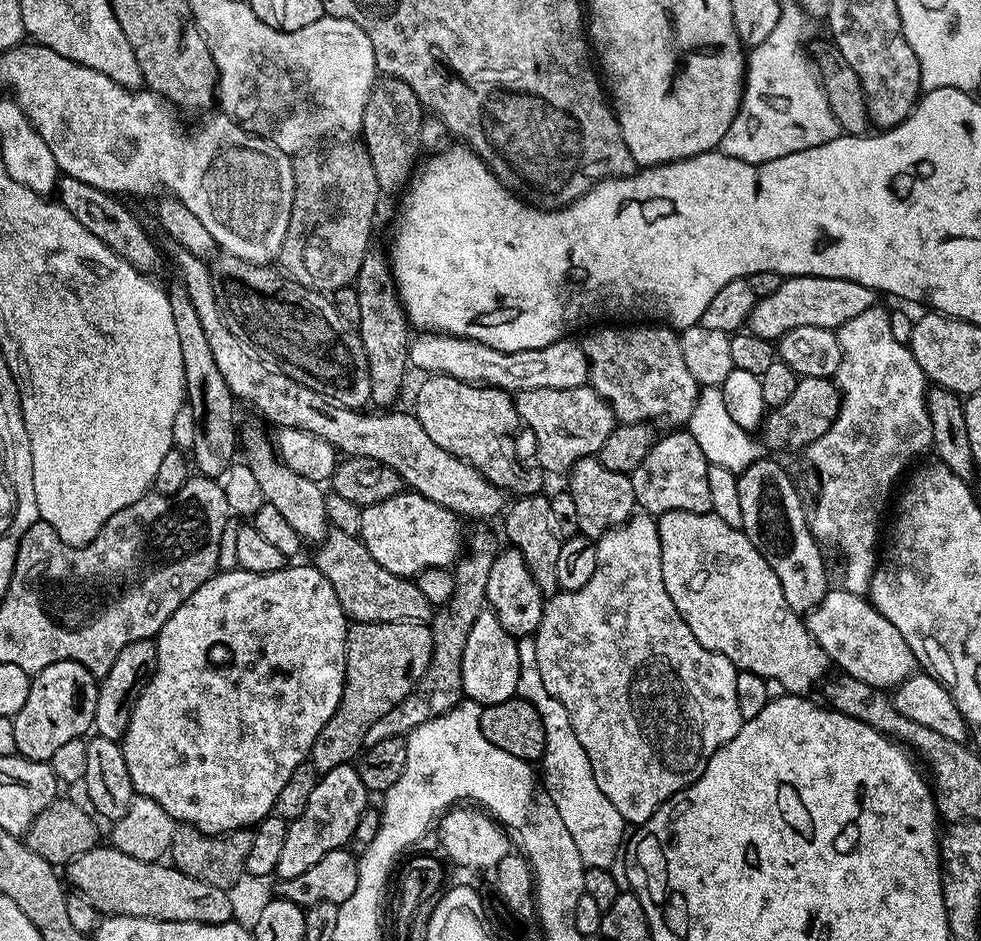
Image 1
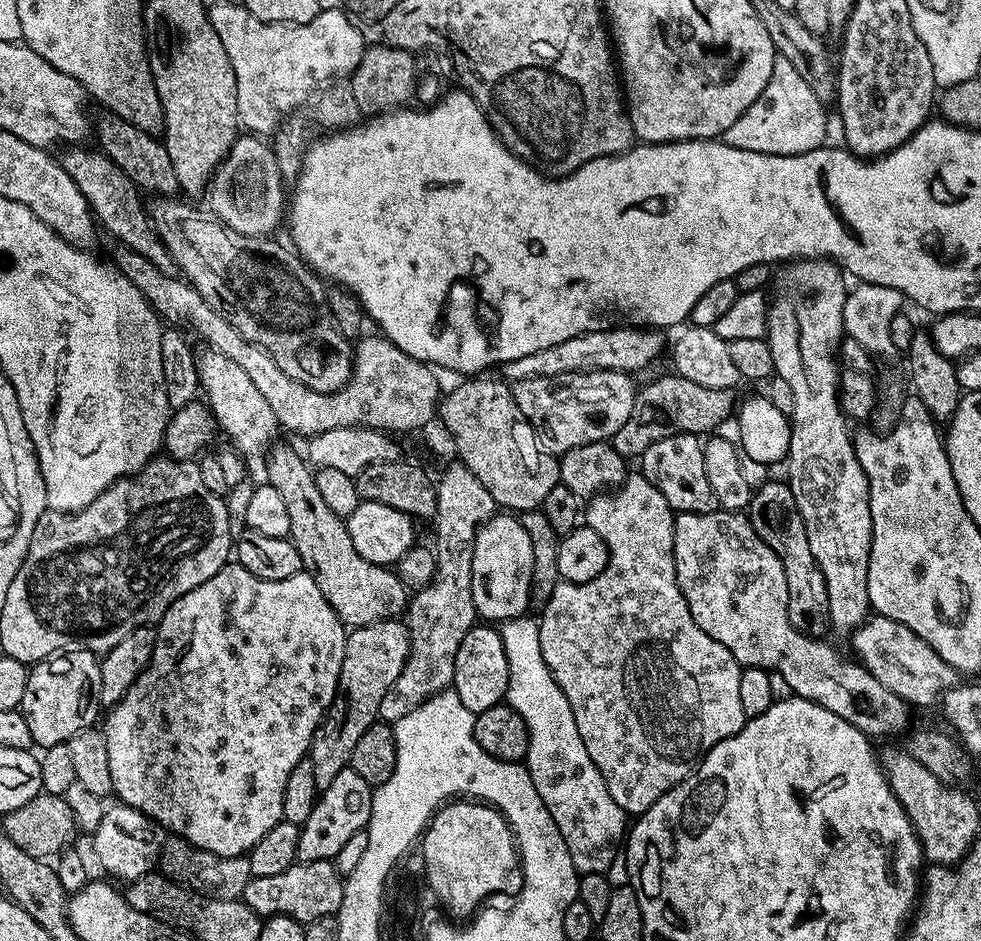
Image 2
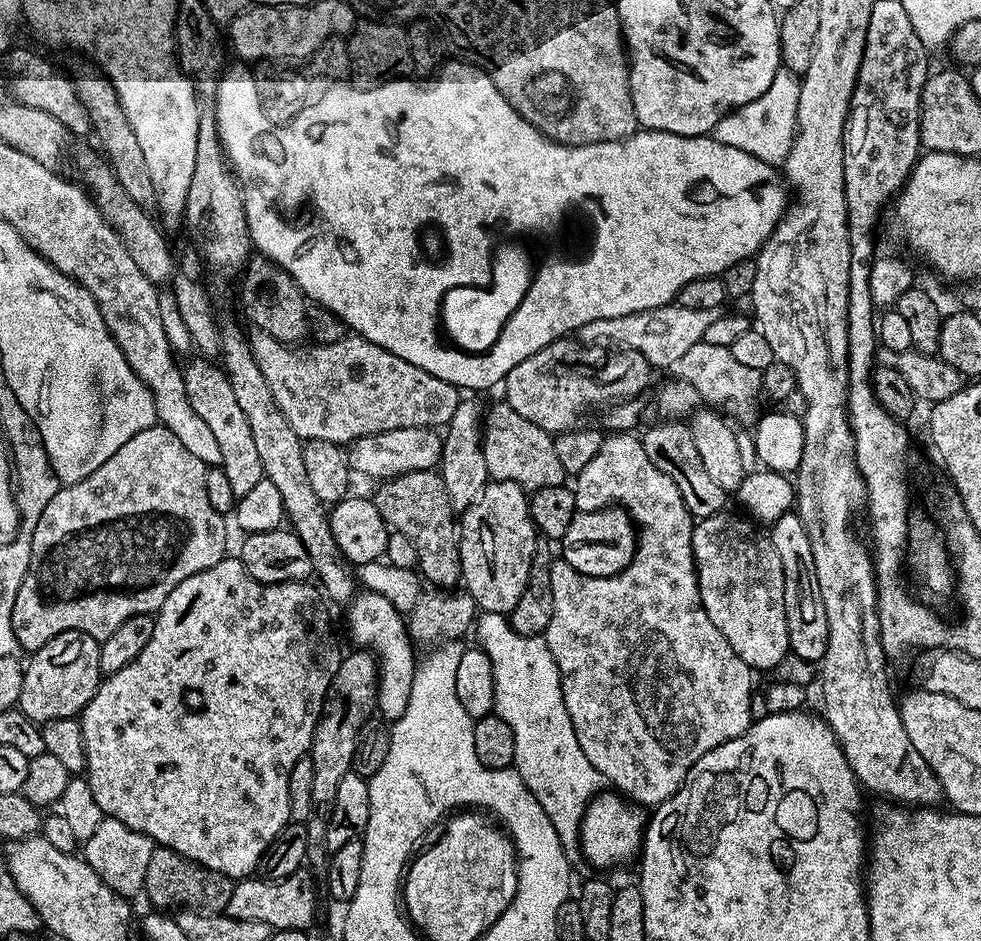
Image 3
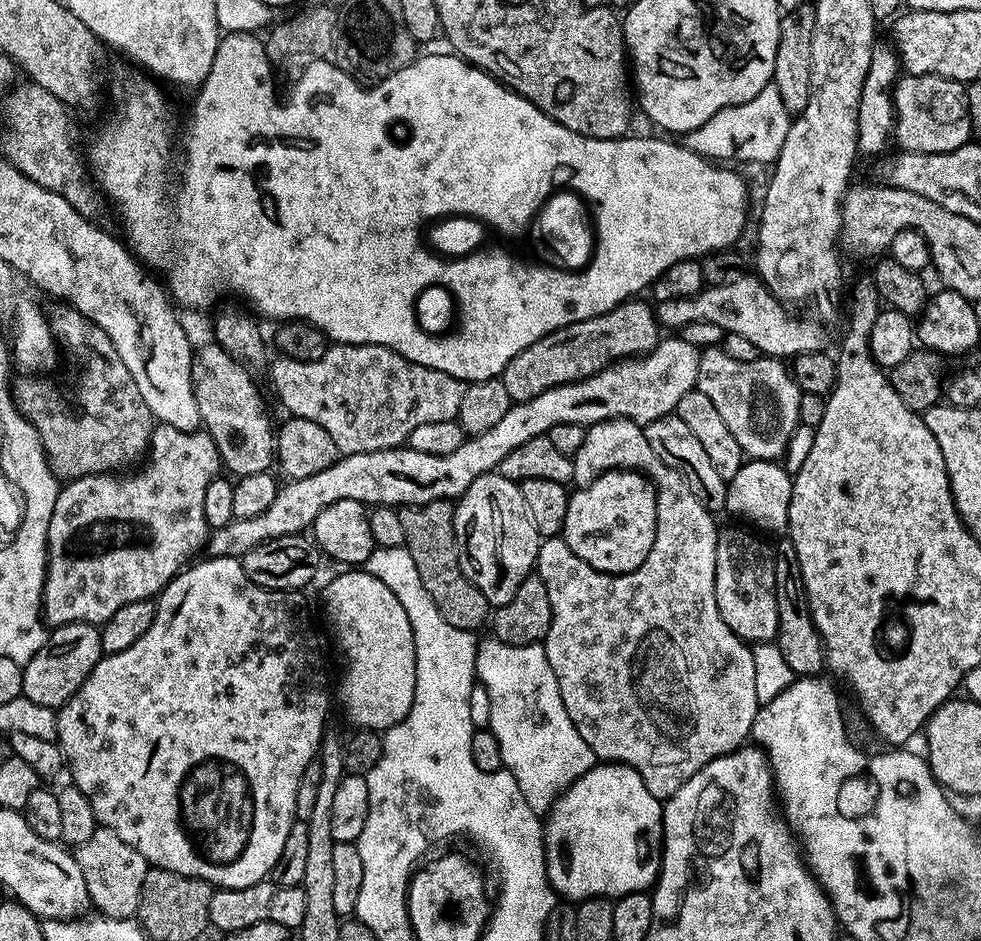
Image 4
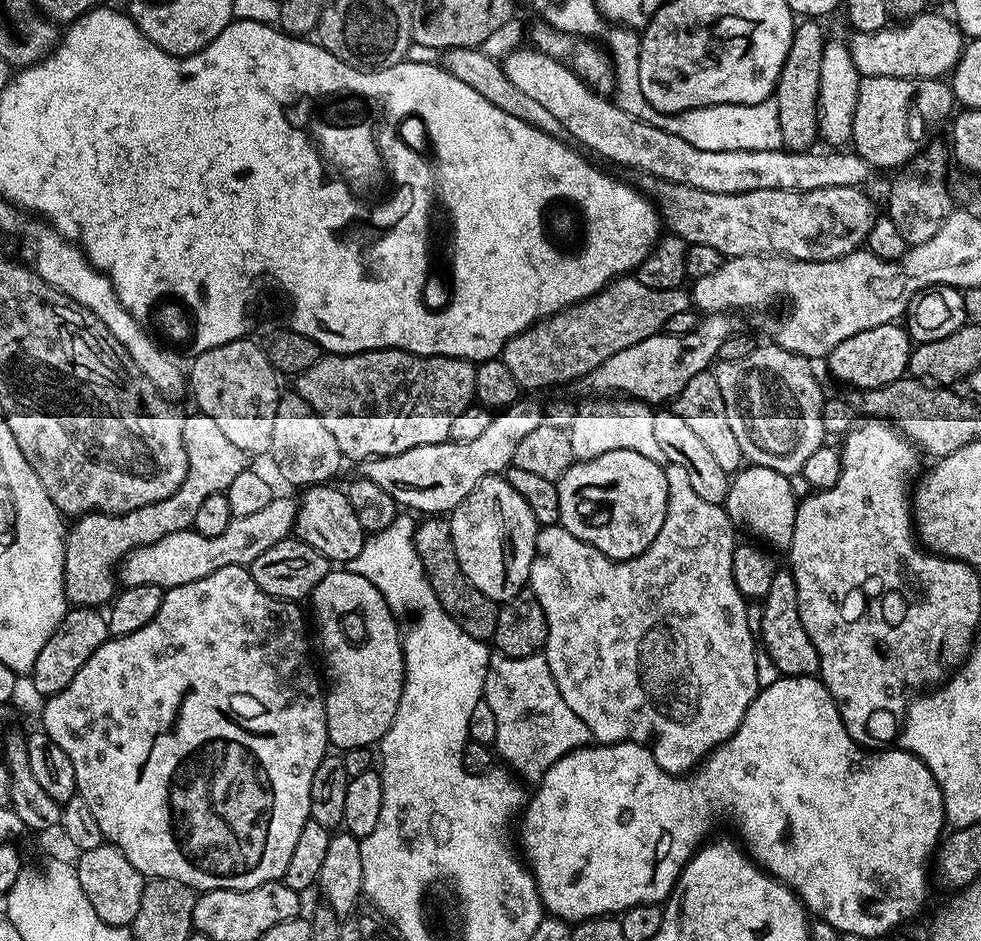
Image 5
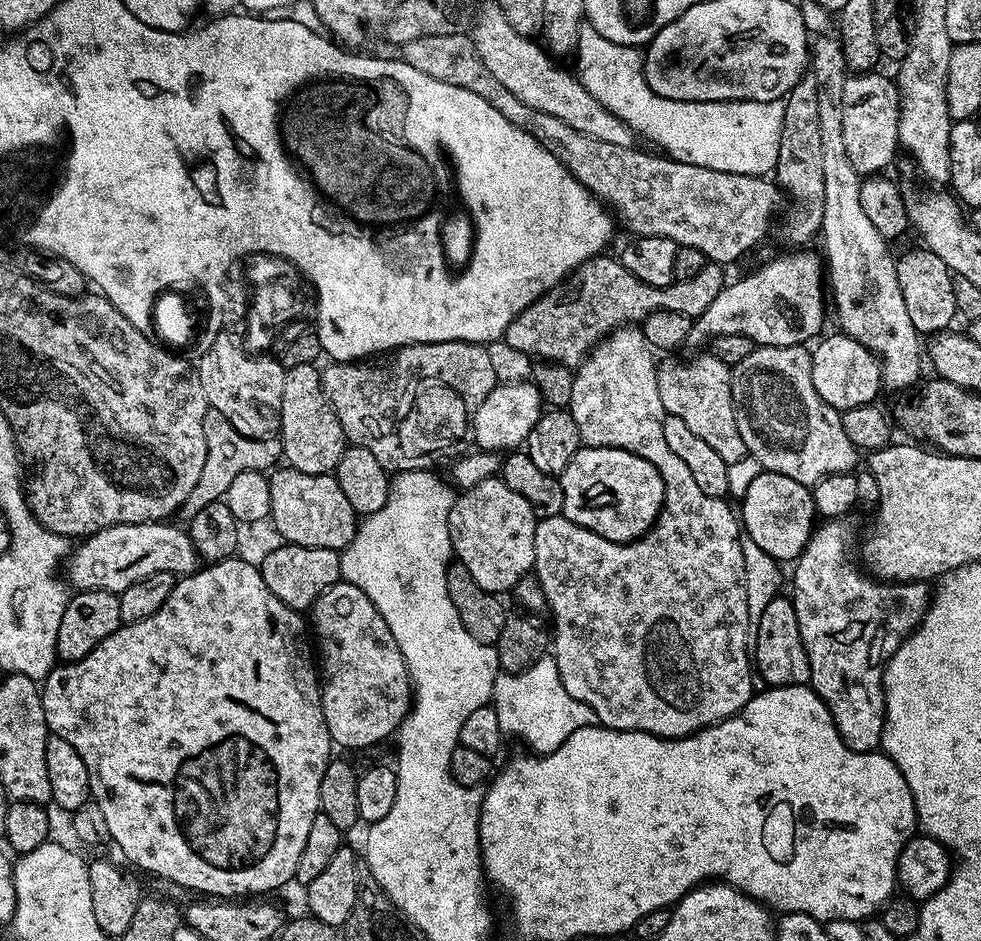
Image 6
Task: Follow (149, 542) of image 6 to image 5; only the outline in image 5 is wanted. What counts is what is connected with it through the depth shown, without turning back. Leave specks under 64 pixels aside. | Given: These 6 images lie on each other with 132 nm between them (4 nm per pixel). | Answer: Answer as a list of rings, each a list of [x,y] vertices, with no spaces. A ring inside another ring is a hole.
[[[273,495],[270,506],[254,514],[233,516],[230,526],[217,536],[198,534],[195,530],[175,532],[158,538],[146,546],[138,546],[129,556],[124,557],[118,569],[118,580],[125,588],[157,584],[162,589],[186,586],[186,582],[198,582],[222,566],[242,564],[250,566],[265,550],[270,550],[278,542],[289,539],[296,526],[297,497]]]

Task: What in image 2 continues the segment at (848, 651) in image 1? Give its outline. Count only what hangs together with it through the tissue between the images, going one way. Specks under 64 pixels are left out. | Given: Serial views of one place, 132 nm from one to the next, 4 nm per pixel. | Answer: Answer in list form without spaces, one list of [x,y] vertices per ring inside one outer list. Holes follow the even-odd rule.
[[[869,615],[868,619],[851,633],[852,648],[855,659],[864,665],[886,690],[894,690],[898,698],[902,698],[910,706],[916,704],[924,708],[941,699],[949,688],[956,687],[958,673],[951,668],[914,630],[902,626],[902,622],[894,622],[885,616]]]

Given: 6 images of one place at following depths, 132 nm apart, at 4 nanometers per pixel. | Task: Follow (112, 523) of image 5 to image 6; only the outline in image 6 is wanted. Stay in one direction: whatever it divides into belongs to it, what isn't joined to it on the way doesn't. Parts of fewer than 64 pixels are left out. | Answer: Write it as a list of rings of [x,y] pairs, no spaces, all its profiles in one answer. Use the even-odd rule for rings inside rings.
[[[209,408],[204,423],[206,430],[206,466],[202,466],[202,474],[198,482],[194,482],[194,490],[190,490],[190,498],[180,507],[179,515],[190,518],[210,506],[210,502],[223,500],[226,490],[230,490],[230,482],[238,478],[238,474],[246,474],[246,470],[267,473],[281,463],[284,444],[275,435],[254,438],[234,430],[232,423],[218,410]]]

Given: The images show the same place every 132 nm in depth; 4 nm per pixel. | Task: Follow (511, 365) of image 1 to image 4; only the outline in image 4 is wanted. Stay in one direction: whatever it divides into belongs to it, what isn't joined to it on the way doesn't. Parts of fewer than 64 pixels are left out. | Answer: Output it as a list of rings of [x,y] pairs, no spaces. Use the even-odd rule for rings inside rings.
[[[742,274],[734,282],[706,286],[693,296],[659,301],[654,308],[656,318],[665,329],[672,330],[679,330],[690,322],[714,322],[714,326],[722,326],[725,334],[738,334],[754,342],[768,358],[791,358],[803,352],[825,351],[822,325],[791,316],[788,313],[791,311],[773,296],[759,275],[748,275]]]

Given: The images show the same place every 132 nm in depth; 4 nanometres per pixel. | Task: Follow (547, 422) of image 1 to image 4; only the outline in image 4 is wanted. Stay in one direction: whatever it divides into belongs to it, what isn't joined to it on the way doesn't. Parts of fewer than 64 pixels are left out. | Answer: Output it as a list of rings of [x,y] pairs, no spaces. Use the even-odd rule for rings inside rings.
[[[629,298],[606,314],[567,324],[538,338],[534,346],[526,346],[522,354],[515,356],[504,367],[502,379],[506,394],[510,394],[513,402],[529,400],[542,394],[542,390],[593,376],[613,362],[653,352],[662,339],[662,325],[656,318],[653,305],[645,300]]]

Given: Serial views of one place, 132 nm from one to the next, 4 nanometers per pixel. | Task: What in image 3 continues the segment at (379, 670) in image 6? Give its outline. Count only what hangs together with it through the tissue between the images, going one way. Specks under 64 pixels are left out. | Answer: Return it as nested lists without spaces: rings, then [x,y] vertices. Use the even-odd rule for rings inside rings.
[[[364,590],[352,597],[347,605],[348,632],[353,645],[372,653],[380,670],[380,681],[376,691],[376,706],[385,721],[394,722],[406,714],[410,702],[410,686],[414,686],[414,674],[418,663],[412,639],[408,636],[408,625],[401,609],[395,608],[379,590]]]

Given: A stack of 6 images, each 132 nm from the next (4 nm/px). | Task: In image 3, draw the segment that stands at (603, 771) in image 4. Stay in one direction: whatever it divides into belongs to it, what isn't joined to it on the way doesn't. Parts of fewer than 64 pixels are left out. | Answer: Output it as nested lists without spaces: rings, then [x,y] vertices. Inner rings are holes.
[[[612,790],[601,791],[588,803],[584,820],[580,823],[580,851],[583,853],[583,859],[587,863],[592,863],[596,868],[616,868],[619,864],[626,863],[627,860],[635,861],[644,843],[646,827],[646,816],[643,816],[639,811],[643,812],[633,801],[623,795]]]

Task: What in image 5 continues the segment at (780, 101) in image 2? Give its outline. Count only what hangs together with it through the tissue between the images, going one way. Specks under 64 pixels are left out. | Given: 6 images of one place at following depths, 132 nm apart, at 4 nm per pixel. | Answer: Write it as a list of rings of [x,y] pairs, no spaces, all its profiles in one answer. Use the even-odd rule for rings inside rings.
[[[612,36],[606,43],[606,51],[616,70],[614,103],[626,110],[626,114],[634,114],[634,118],[650,126],[658,126],[658,130],[670,130],[670,134],[678,134],[678,138],[690,142],[690,146],[698,146],[698,150],[774,150],[781,147],[782,126],[778,126],[775,99],[769,98],[757,104],[708,104],[704,108],[691,108],[685,112],[660,112],[646,102],[638,82],[639,45],[624,48]]]

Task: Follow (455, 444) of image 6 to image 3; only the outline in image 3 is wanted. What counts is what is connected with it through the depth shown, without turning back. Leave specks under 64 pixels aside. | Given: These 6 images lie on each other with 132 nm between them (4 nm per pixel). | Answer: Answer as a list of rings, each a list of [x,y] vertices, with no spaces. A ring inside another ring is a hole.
[[[259,330],[253,331],[249,335],[248,341],[254,354],[254,362],[258,362],[258,370],[262,370],[262,378],[266,378],[266,386],[270,386],[270,390],[274,393],[274,402],[278,402],[278,410],[282,410],[282,414],[286,414],[286,422],[290,422],[290,426],[294,426],[294,434],[298,434],[303,441],[321,440],[322,442],[334,442],[341,446],[350,446],[358,438],[370,434],[382,434],[382,430],[398,430],[406,426],[439,429],[441,426],[447,426],[450,418],[454,418],[454,410],[458,410],[458,402],[462,399],[461,389],[455,388],[450,382],[442,382],[442,378],[434,378],[434,374],[426,374],[426,370],[422,370],[422,366],[414,366],[410,362],[406,362],[406,358],[398,358],[398,354],[390,354],[390,350],[386,350],[382,346],[374,346],[374,342],[355,334],[345,335],[343,340],[333,344],[312,346],[309,352],[299,352],[299,347],[284,344],[269,332]]]

